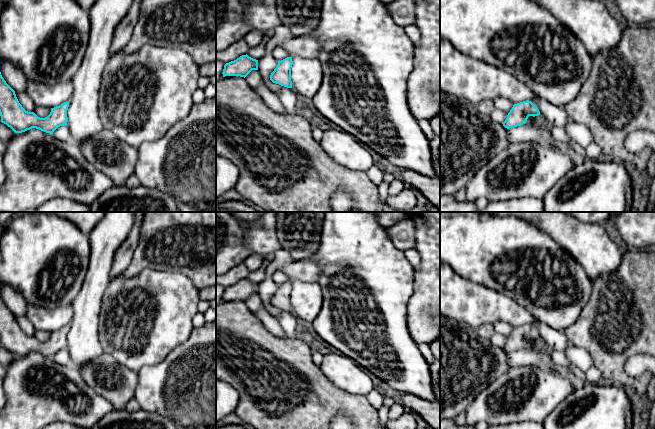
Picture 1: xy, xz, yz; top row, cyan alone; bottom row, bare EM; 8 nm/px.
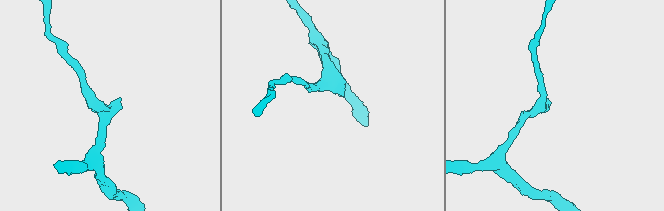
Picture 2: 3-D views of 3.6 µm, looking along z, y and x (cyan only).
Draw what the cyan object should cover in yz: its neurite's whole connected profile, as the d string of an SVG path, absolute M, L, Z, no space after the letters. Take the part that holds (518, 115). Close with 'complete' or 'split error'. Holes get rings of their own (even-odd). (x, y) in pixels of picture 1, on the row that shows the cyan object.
M536 96L533 101L527 100L514 104L502 124L505 128L510 129L525 124L529 116L538 115L540 115L540 111L538 109L538 96Z; split error

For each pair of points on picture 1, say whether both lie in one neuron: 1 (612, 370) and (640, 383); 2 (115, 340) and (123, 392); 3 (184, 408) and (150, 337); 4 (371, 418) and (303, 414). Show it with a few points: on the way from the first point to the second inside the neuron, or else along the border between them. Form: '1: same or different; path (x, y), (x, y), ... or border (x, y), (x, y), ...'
1: same; path (619, 377), (633, 383)
2: different; border (103, 352), (136, 372)
3: different; border (179, 345), (156, 364), (145, 365), (139, 369)
4: same; path (354, 406), (320, 406)

